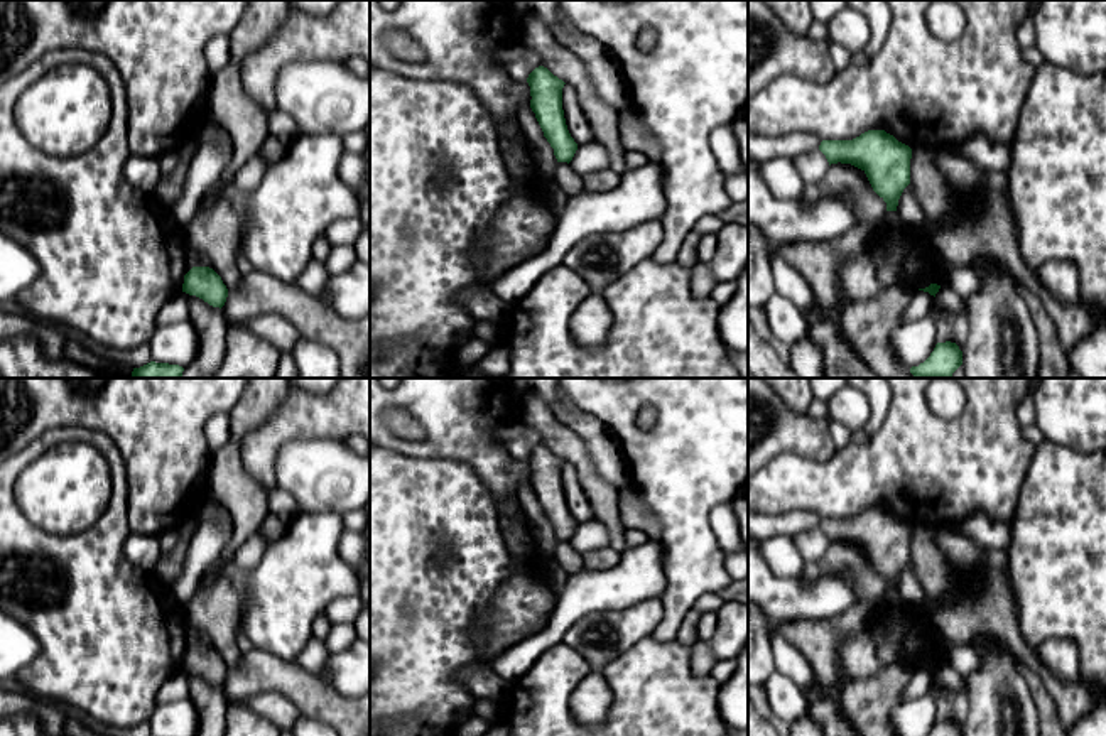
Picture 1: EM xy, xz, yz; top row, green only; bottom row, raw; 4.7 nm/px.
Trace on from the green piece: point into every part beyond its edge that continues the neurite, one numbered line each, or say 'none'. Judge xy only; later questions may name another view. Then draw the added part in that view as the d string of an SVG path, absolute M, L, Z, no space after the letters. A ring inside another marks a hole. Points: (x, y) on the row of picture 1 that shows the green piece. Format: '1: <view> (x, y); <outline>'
none

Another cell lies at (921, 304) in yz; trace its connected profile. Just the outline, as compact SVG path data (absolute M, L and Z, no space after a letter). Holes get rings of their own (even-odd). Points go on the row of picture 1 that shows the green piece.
M915 290L908 306L898 316L897 326L903 326L929 316L932 306L934 306L934 295L924 290Z

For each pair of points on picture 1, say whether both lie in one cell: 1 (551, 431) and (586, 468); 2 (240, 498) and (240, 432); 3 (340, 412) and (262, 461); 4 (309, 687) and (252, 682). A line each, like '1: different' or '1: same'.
1: same
2: same
3: same
4: same

